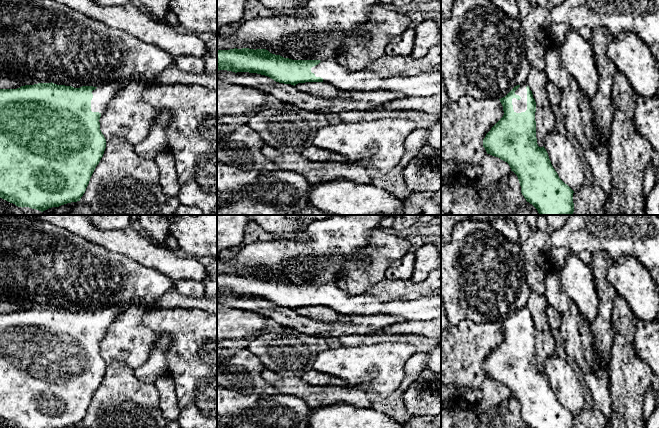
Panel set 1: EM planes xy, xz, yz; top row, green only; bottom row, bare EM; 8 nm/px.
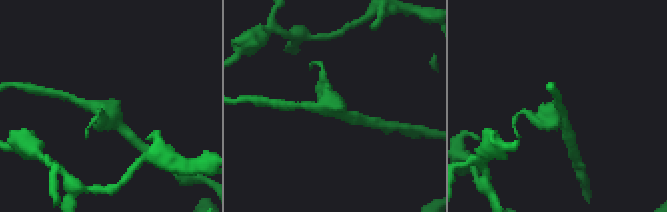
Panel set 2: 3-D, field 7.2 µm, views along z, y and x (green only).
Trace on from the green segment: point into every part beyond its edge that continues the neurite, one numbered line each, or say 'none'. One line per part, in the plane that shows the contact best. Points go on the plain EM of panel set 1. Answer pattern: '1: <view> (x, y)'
1: yz (519, 330)

